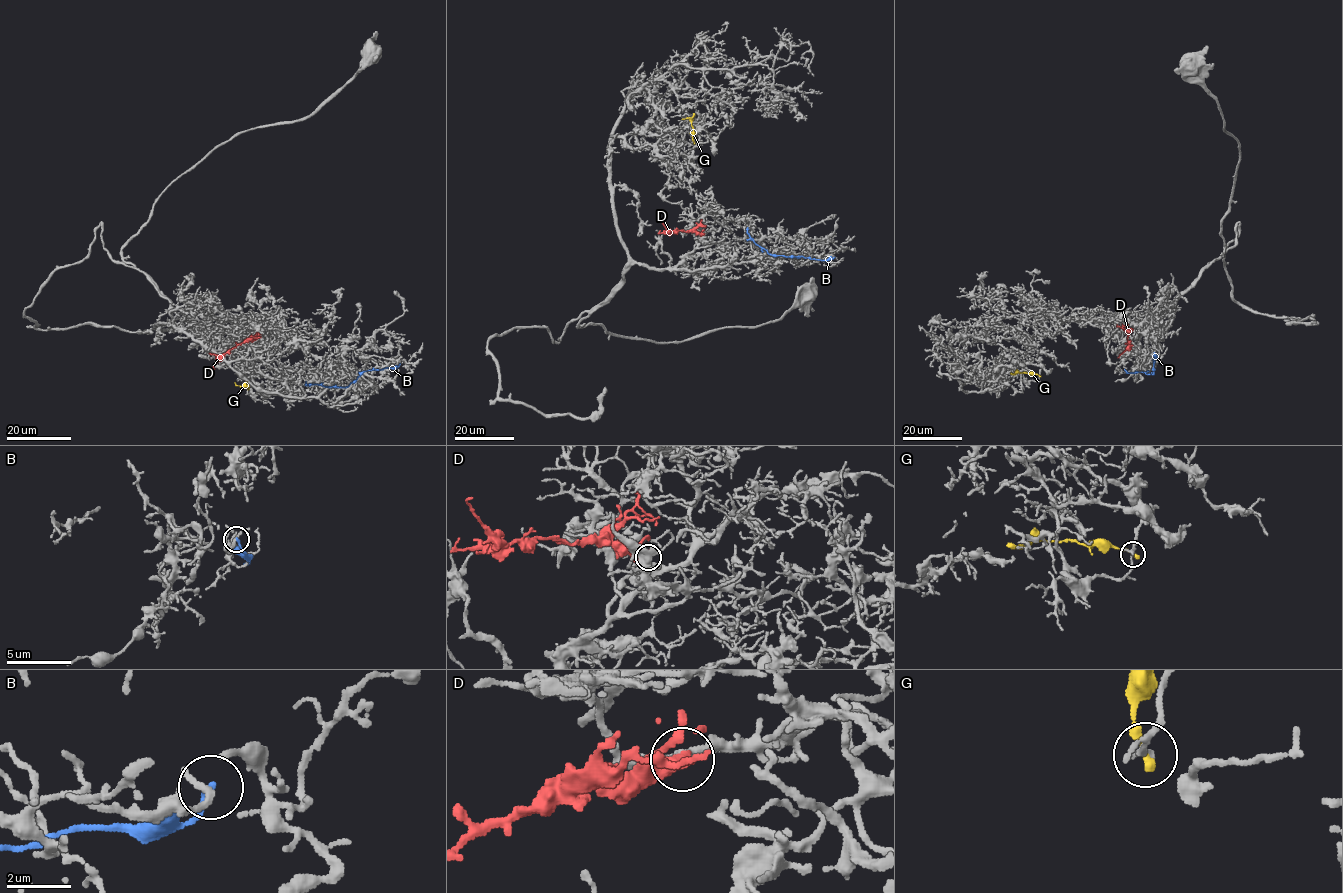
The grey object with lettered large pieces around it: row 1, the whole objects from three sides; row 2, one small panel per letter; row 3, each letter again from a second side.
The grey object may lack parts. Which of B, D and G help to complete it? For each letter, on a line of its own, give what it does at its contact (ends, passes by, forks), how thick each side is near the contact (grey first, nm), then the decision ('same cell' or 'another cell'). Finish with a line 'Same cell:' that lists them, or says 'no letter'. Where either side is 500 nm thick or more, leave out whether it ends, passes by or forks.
B: it ends | 300/180 nm | another cell
D: 320/550 nm | same cell
G: it ends | 240/280 nm | another cell
Same cell: D

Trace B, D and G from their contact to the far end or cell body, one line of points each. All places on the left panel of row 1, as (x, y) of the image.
B: (399, 364), (397, 367), (366, 370), (348, 386), (305, 384), (306, 381)
D: (258, 337), (229, 349), (214, 368)
G: (247, 388), (234, 382)

